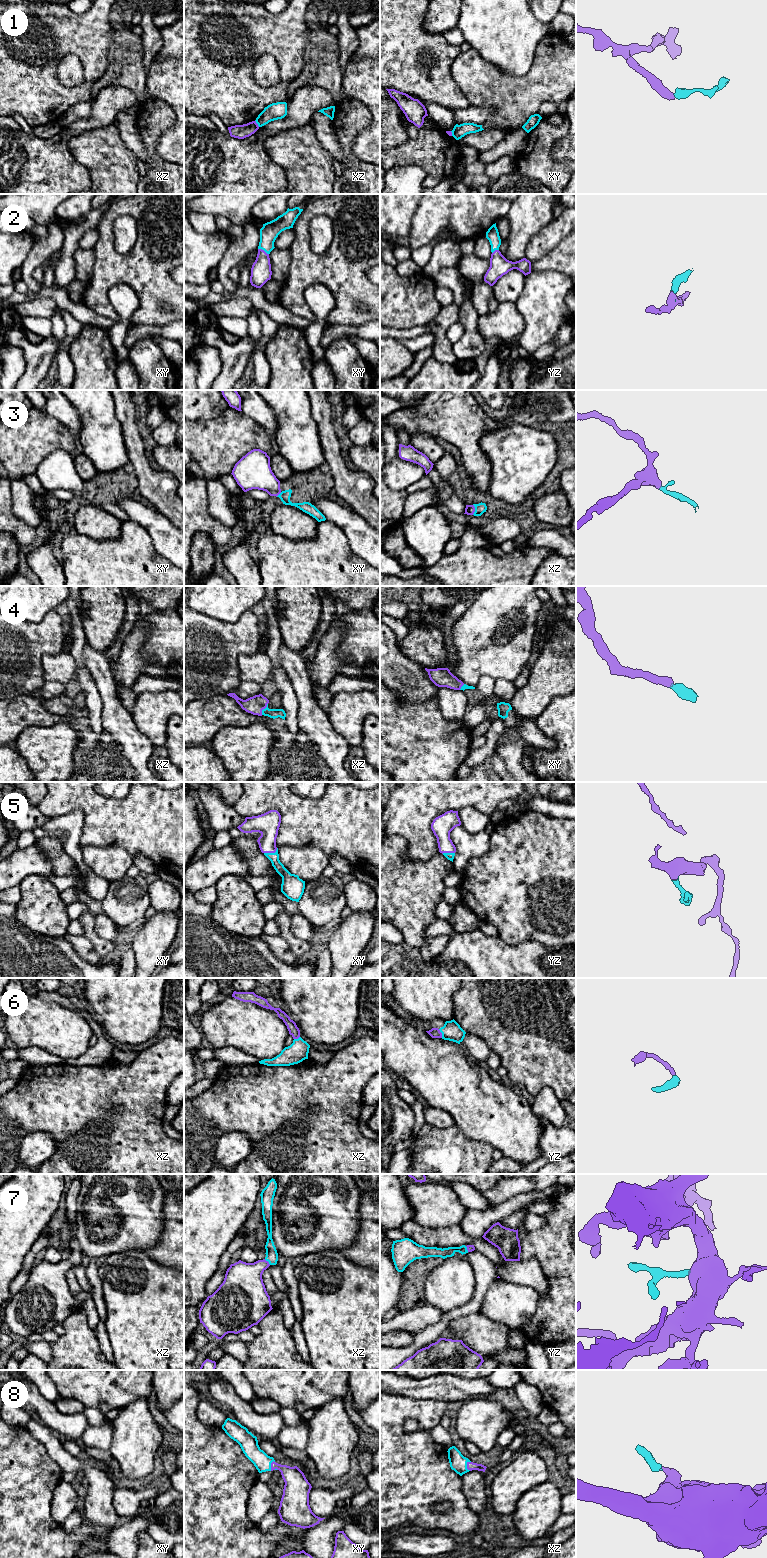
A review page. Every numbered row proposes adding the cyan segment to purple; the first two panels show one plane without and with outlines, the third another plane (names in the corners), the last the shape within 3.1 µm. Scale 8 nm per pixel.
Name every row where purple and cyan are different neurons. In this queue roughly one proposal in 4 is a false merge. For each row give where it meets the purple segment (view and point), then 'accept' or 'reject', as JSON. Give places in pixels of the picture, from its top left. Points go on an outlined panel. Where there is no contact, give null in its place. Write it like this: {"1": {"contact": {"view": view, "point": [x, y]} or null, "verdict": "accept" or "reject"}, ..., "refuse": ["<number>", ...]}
{"1": {"contact": {"view": "xz", "point": [256, 123]}, "verdict": "reject"}, "2": {"contact": {"view": "xy", "point": [263, 250]}, "verdict": "accept"}, "3": {"contact": {"view": "xz", "point": [474, 509]}, "verdict": "accept"}, "4": {"contact": {"view": "xz", "point": [263, 708]}, "verdict": "accept"}, "5": {"contact": {"view": "xy", "point": [271, 852]}, "verdict": "accept"}, "6": {"contact": {"view": "yz", "point": [441, 1033]}, "verdict": "accept"}, "7": {"contact": {"view": "xz", "point": [267, 1261]}, "verdict": "accept"}, "8": {"contact": {"view": "xz", "point": [467, 1466]}, "verdict": "accept"}, "refuse": ["1"]}

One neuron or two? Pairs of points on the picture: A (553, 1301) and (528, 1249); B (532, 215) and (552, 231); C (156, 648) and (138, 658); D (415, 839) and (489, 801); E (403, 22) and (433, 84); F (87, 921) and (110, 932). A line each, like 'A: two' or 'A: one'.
A: one
B: two
C: two
D: one
E: one
F: two

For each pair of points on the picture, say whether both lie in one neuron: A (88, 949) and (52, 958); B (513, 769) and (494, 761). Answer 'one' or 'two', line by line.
A: two
B: two

